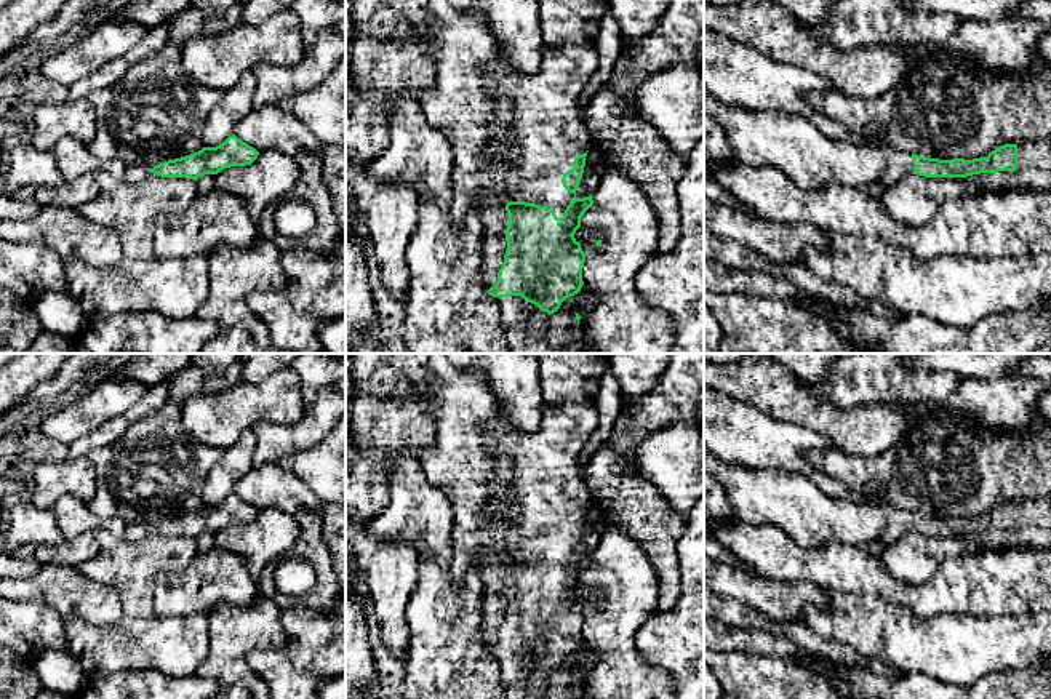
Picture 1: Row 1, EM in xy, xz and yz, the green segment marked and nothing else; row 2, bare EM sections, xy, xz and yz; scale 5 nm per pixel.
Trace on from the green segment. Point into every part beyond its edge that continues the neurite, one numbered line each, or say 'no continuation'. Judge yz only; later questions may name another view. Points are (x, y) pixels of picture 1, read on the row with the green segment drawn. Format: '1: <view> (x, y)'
1: yz (799, 149)
2: yz (1031, 154)

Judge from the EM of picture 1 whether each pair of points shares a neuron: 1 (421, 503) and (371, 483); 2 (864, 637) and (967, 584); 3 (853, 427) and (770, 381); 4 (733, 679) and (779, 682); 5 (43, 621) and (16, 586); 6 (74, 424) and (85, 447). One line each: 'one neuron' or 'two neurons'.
1: two neurons
2: two neurons
3: one neuron
4: one neuron
5: two neurons
6: two neurons

